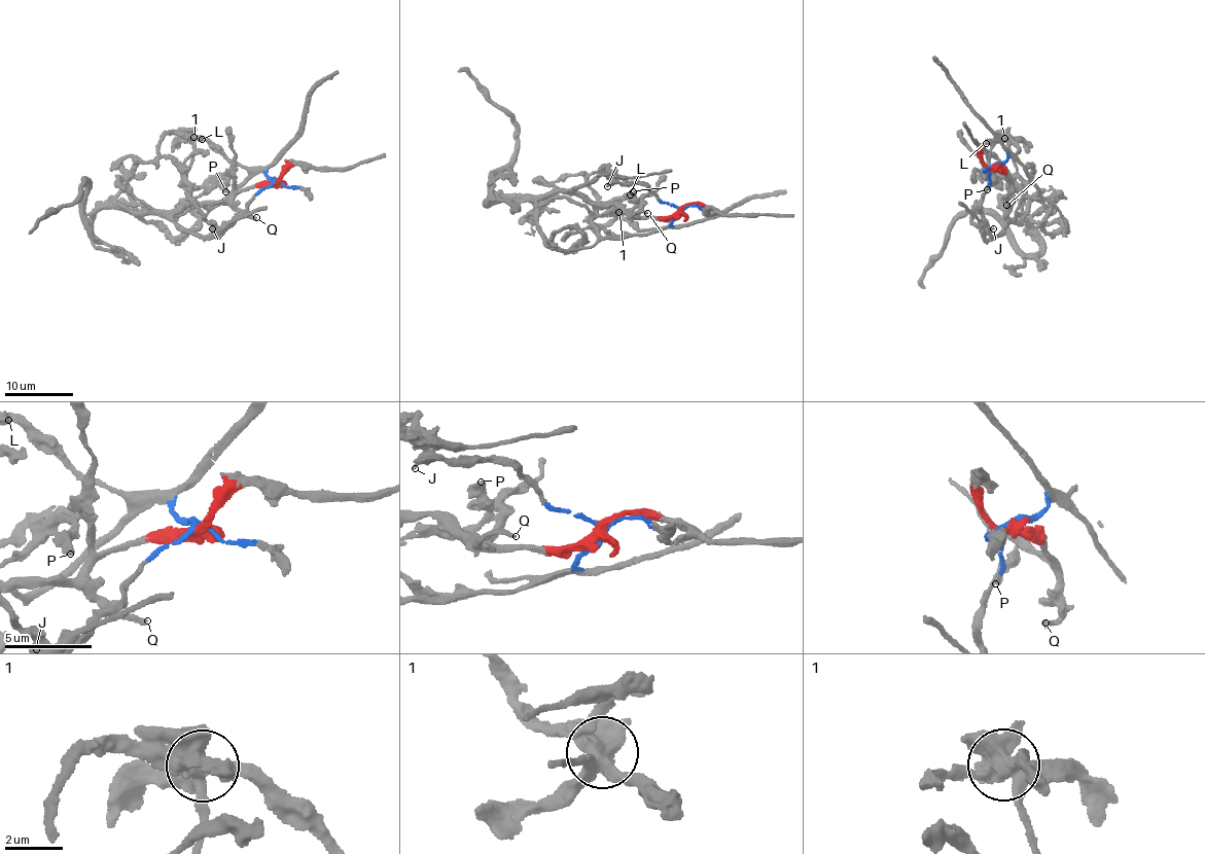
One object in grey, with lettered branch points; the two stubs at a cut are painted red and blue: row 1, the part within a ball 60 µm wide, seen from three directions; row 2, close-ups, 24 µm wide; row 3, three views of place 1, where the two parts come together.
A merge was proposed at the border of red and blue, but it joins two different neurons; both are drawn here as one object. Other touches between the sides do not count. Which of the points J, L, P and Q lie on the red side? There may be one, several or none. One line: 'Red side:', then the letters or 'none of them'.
Red side: Q

